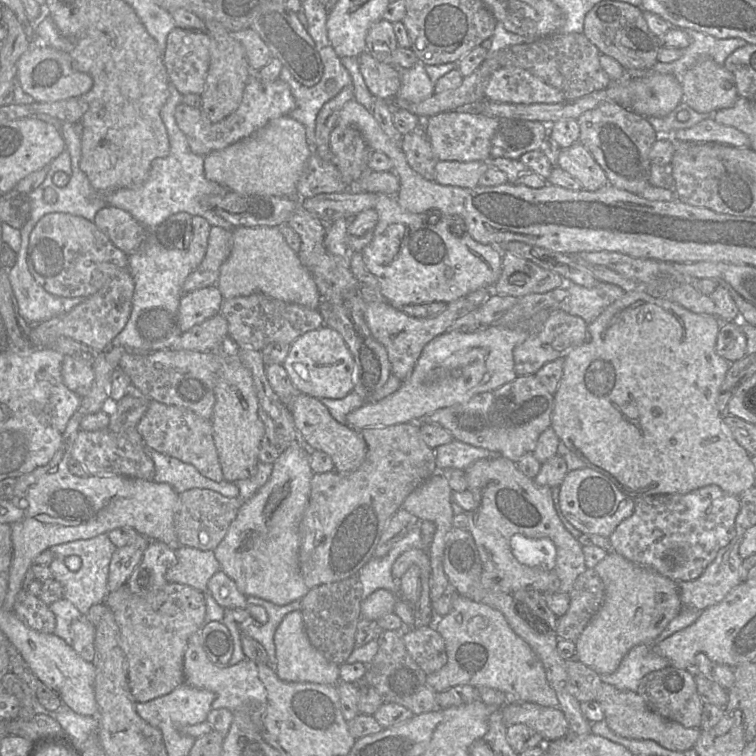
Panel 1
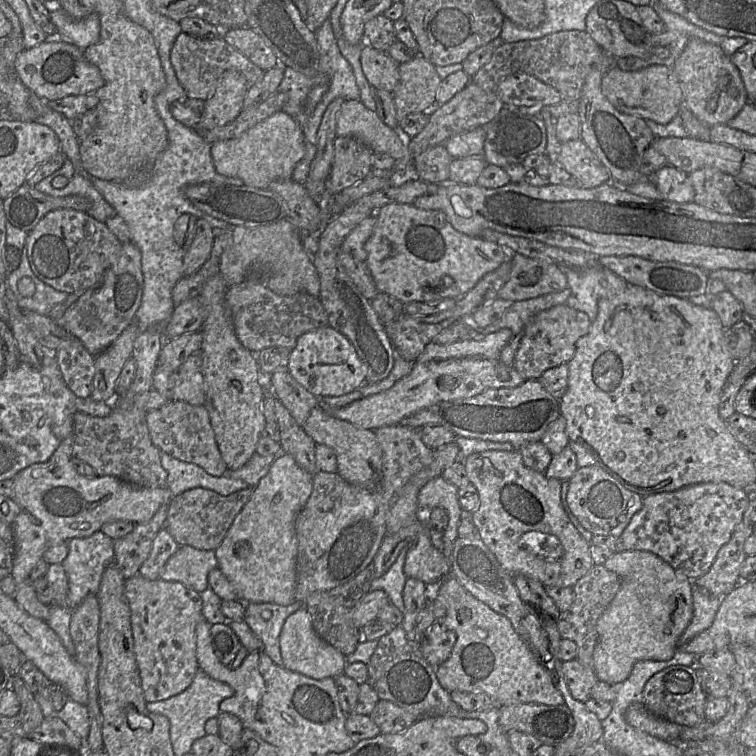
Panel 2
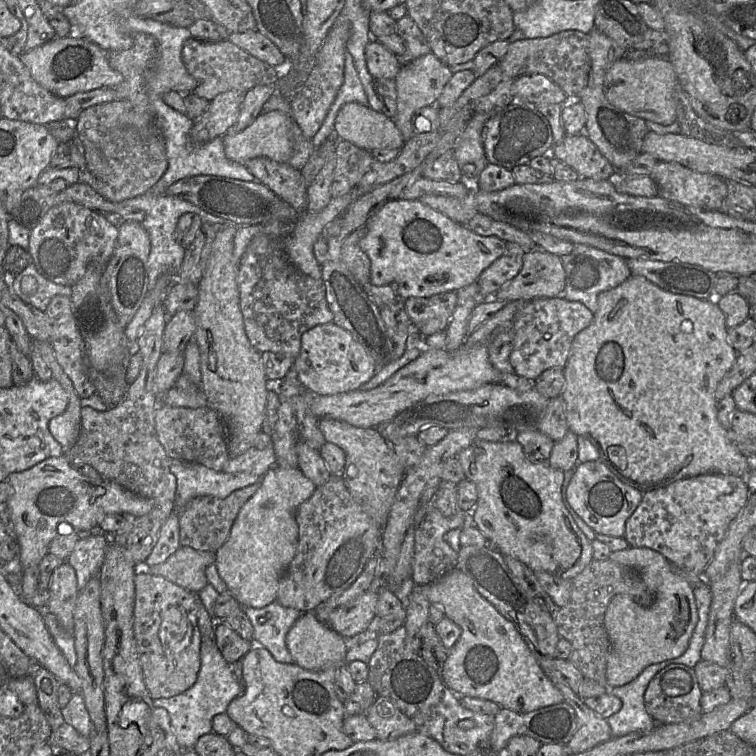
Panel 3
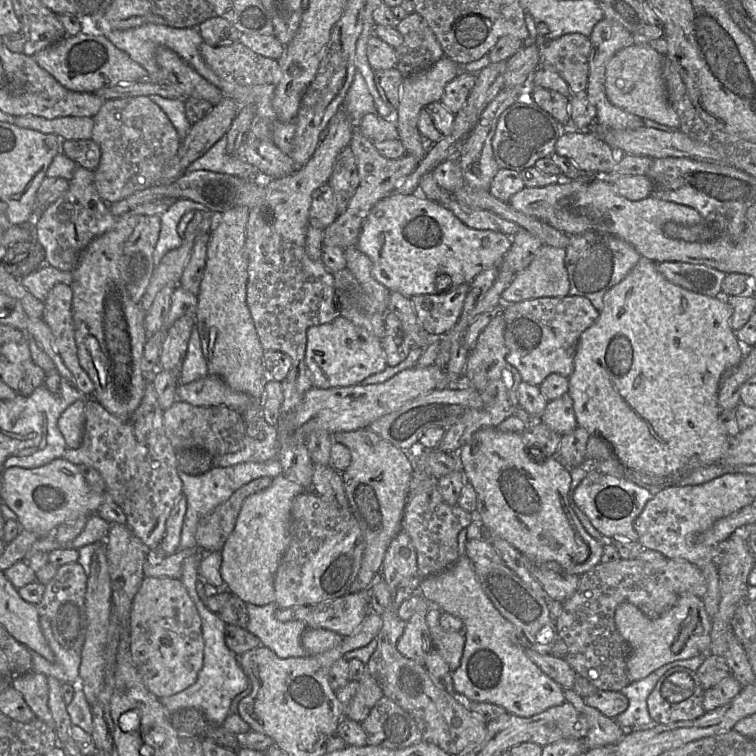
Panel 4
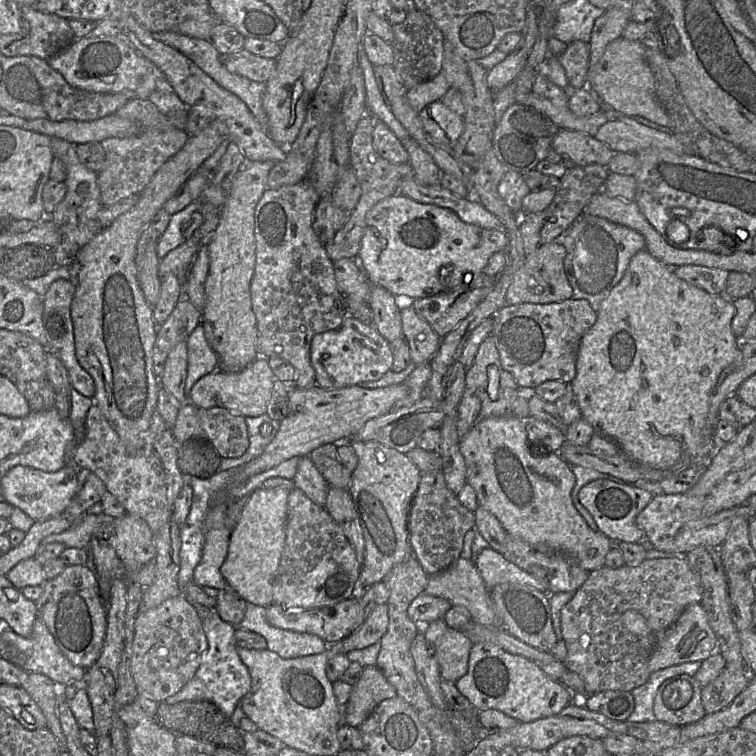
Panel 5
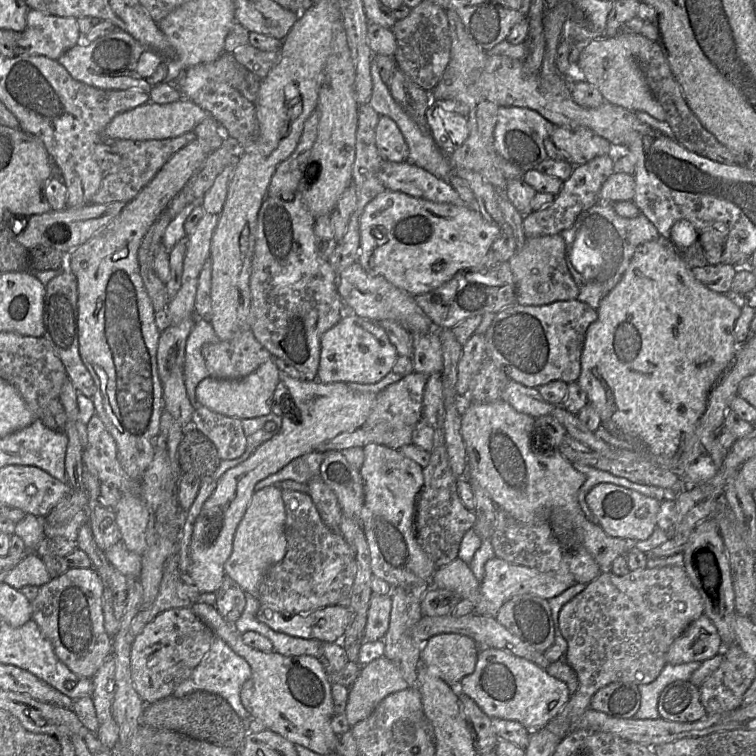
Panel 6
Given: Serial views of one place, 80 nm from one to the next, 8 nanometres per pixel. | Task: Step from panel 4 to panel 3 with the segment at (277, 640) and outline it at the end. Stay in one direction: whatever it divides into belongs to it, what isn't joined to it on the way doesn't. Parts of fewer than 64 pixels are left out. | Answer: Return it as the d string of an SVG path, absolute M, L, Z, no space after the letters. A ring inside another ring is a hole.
M277 600L262 608L243 607L253 626L253 641L265 647L281 663L292 663L286 635L302 612L281 605Z

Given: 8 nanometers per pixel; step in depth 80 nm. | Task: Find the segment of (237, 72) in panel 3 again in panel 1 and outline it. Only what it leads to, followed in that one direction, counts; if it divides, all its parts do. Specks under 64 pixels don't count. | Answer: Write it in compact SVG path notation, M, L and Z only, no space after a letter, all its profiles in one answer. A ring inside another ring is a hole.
M175 27L168 34L163 62L170 82L182 95L204 91L209 47L210 38L204 31Z

